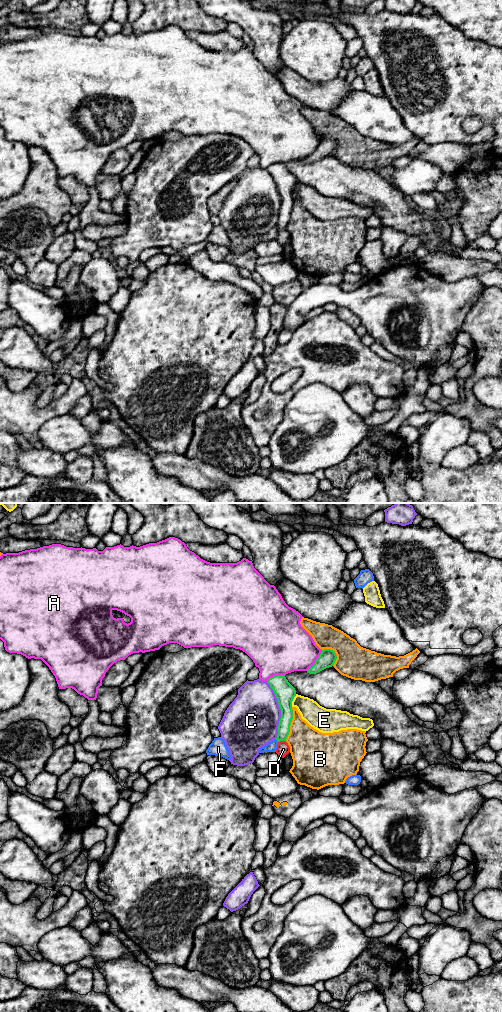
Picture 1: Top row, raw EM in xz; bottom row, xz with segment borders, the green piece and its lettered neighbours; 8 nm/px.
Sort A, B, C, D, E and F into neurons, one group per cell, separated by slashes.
A / B / C / D / E / F

